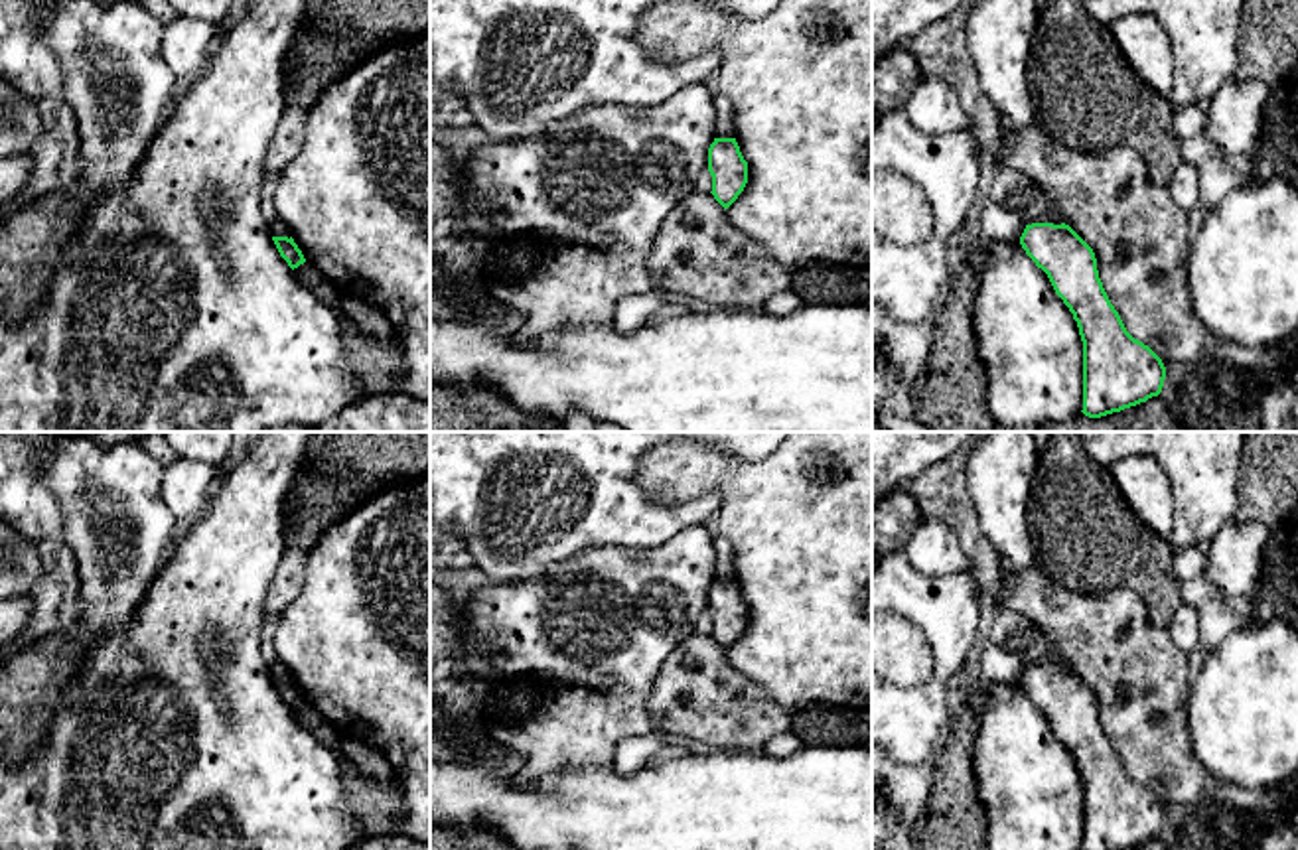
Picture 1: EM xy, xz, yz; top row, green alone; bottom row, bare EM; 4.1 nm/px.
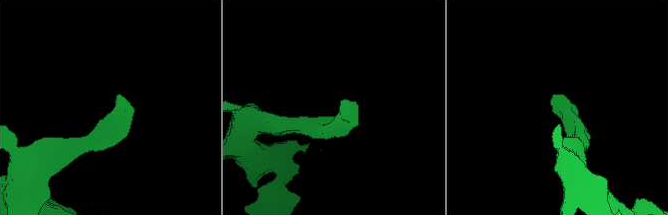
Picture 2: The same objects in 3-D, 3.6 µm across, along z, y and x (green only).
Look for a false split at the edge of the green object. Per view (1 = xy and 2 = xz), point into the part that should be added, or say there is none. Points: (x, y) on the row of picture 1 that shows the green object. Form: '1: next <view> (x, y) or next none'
1: next none
2: next none

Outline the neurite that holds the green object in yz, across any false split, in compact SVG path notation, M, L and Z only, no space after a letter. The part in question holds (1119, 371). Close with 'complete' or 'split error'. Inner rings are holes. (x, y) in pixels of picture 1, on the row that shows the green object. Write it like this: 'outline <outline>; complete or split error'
outline M1065 223L1026 225L1020 245L1042 268L1055 294L1073 314L1083 341L1083 414L1101 418L1158 396L1164 387L1166 367L1142 341L1134 339L1111 304L1097 270L1093 248Z; complete

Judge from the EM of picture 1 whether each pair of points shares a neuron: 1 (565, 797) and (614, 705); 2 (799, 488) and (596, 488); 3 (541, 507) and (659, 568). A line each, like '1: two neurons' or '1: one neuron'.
1: two neurons
2: two neurons
3: two neurons

